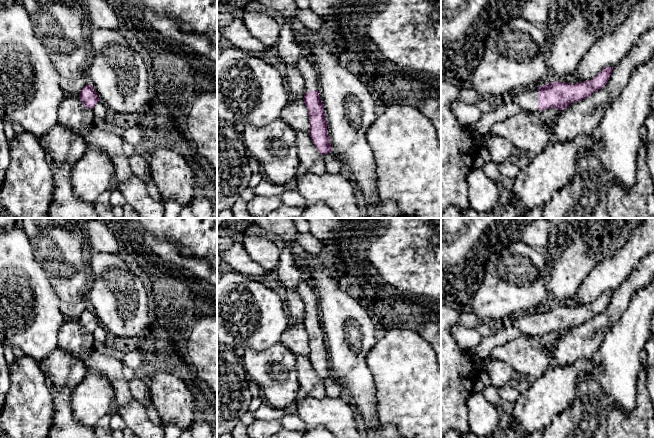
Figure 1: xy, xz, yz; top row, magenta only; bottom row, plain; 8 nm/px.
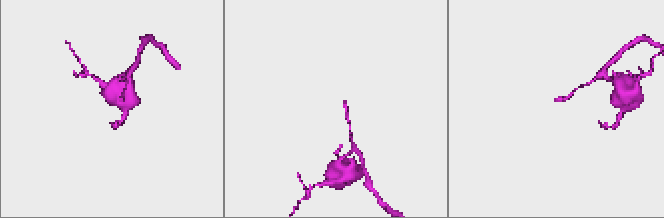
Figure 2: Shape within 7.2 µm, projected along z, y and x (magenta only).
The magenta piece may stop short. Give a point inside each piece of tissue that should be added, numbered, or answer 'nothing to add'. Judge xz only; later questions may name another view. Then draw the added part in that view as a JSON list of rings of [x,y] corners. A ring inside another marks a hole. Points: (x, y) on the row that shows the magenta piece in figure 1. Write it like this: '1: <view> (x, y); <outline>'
1: xz (307, 70); [[[304,55],[299,59],[297,68],[300,70],[303,77],[305,92],[318,91],[318,77],[313,64],[309,61],[307,55]]]

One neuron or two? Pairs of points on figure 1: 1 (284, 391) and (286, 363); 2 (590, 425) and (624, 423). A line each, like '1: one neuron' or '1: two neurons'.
1: one neuron
2: two neurons

